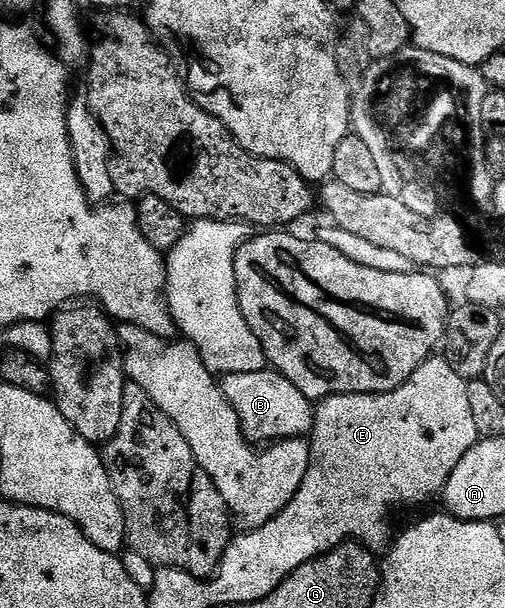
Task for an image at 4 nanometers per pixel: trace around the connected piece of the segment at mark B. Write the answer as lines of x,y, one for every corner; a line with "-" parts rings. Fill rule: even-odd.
265,370
254,374
230,374
223,377
222,387
230,406
234,406
234,414
238,416
244,439
253,445
268,446
273,442
304,438
311,433
314,415
313,401
308,400
306,394
302,394
302,390
298,390
298,386
294,386
294,382
290,382
290,378
286,378
281,372

